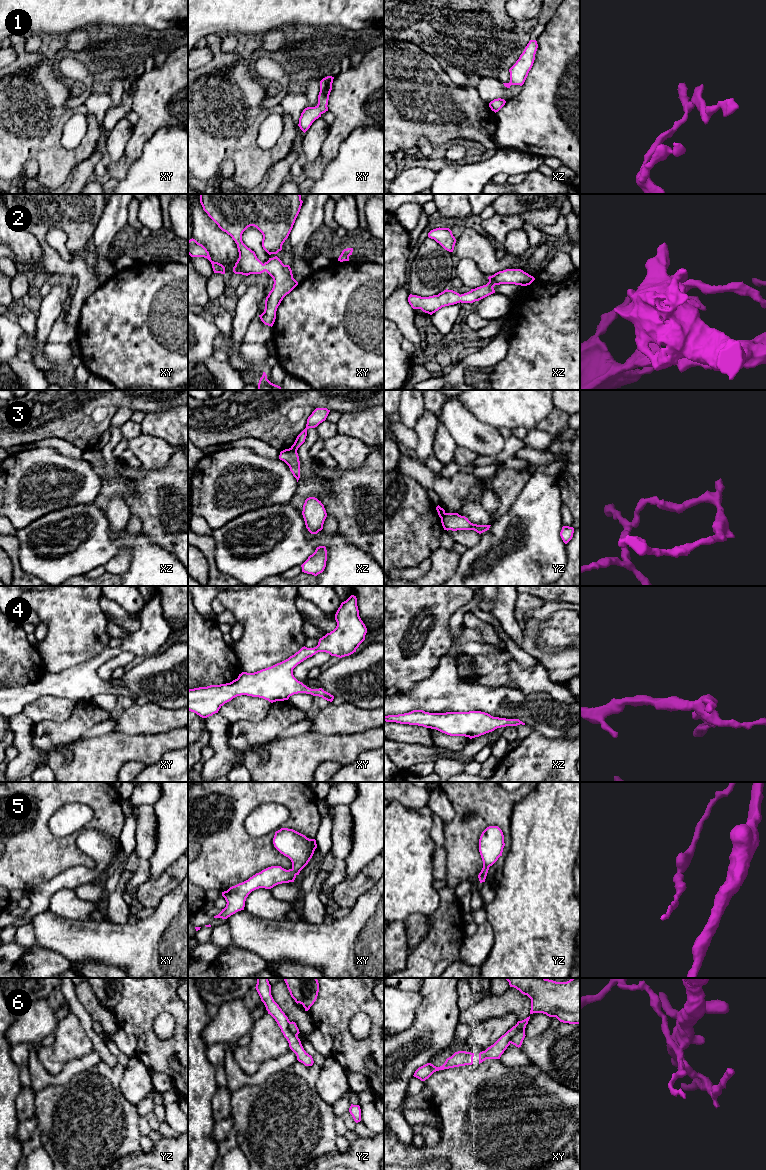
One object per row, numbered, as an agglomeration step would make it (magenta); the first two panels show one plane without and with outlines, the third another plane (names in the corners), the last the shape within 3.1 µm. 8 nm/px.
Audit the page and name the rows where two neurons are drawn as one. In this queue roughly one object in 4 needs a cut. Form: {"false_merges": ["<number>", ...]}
{"false_merges": ["3", "6"]}

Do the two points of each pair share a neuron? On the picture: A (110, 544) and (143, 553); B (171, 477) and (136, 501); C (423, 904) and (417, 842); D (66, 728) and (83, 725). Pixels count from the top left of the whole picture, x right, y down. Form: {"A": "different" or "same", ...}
{"A": "same", "B": "same", "C": "same", "D": "same"}

